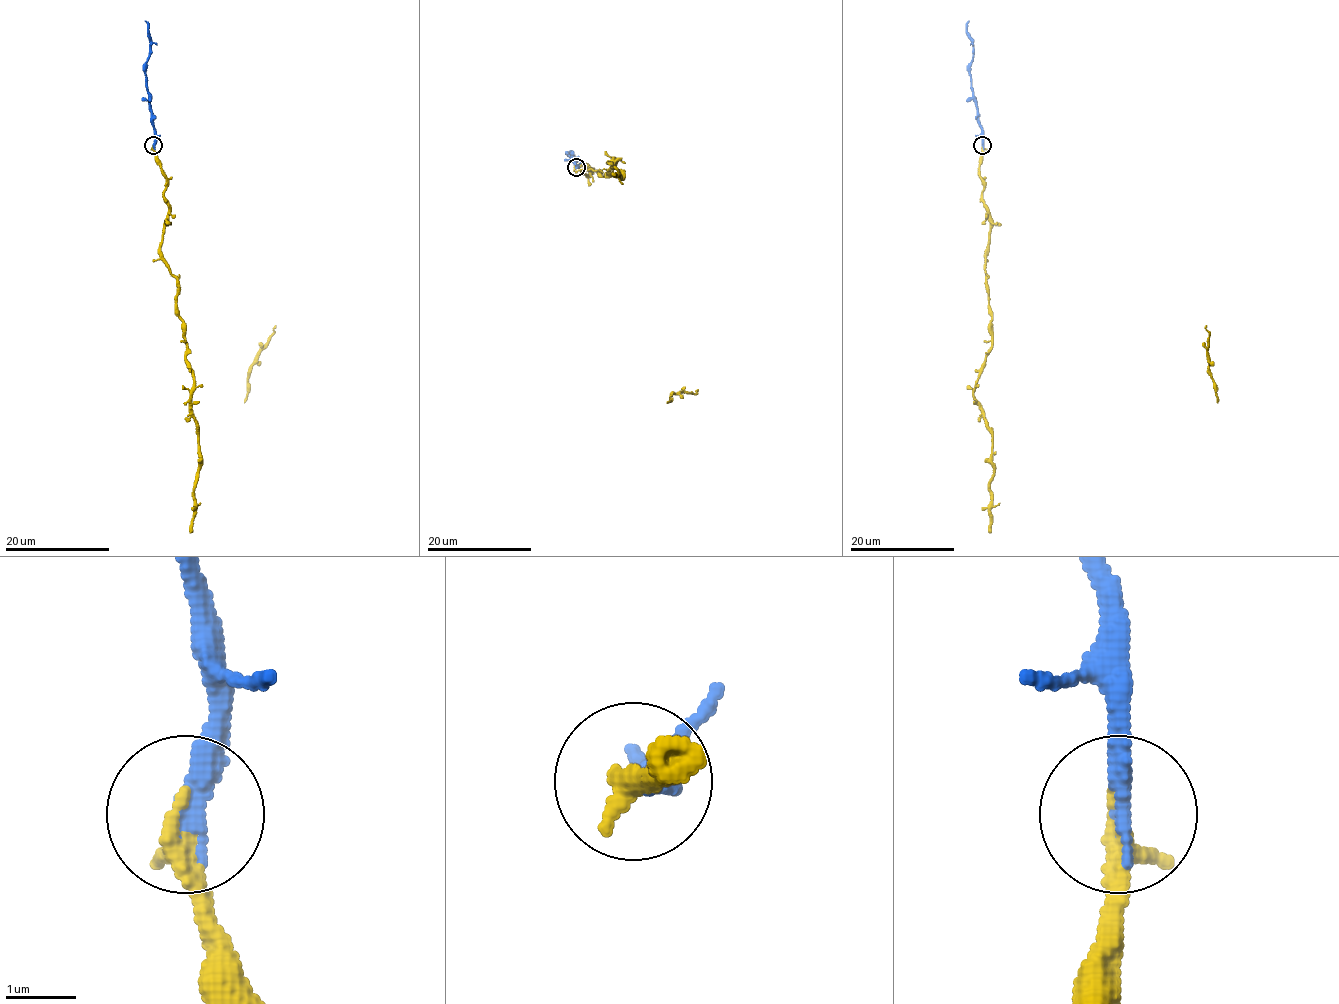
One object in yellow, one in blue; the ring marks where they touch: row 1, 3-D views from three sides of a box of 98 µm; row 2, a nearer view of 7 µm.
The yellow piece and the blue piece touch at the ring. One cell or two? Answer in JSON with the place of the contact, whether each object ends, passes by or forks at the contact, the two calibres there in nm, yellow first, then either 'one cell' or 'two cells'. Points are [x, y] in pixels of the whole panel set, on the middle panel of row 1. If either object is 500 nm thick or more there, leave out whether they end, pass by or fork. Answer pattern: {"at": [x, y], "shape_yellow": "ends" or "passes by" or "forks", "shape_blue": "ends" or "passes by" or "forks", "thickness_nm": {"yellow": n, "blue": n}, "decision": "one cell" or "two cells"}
{"at": [576, 167], "shape_yellow": "ends", "shape_blue": "ends", "thickness_nm": {"yellow": 360, "blue": 340}, "decision": "one cell"}

